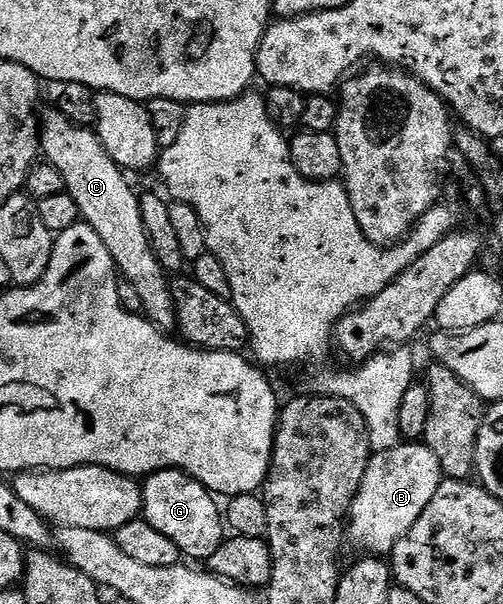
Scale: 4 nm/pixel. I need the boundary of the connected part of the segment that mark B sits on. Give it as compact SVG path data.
M400 442L392 450L374 452L360 482L360 490L350 503L345 539L349 543L351 540L362 554L382 558L393 553L396 542L400 542L400 538L412 530L416 518L424 514L443 479L442 467L425 443Z

